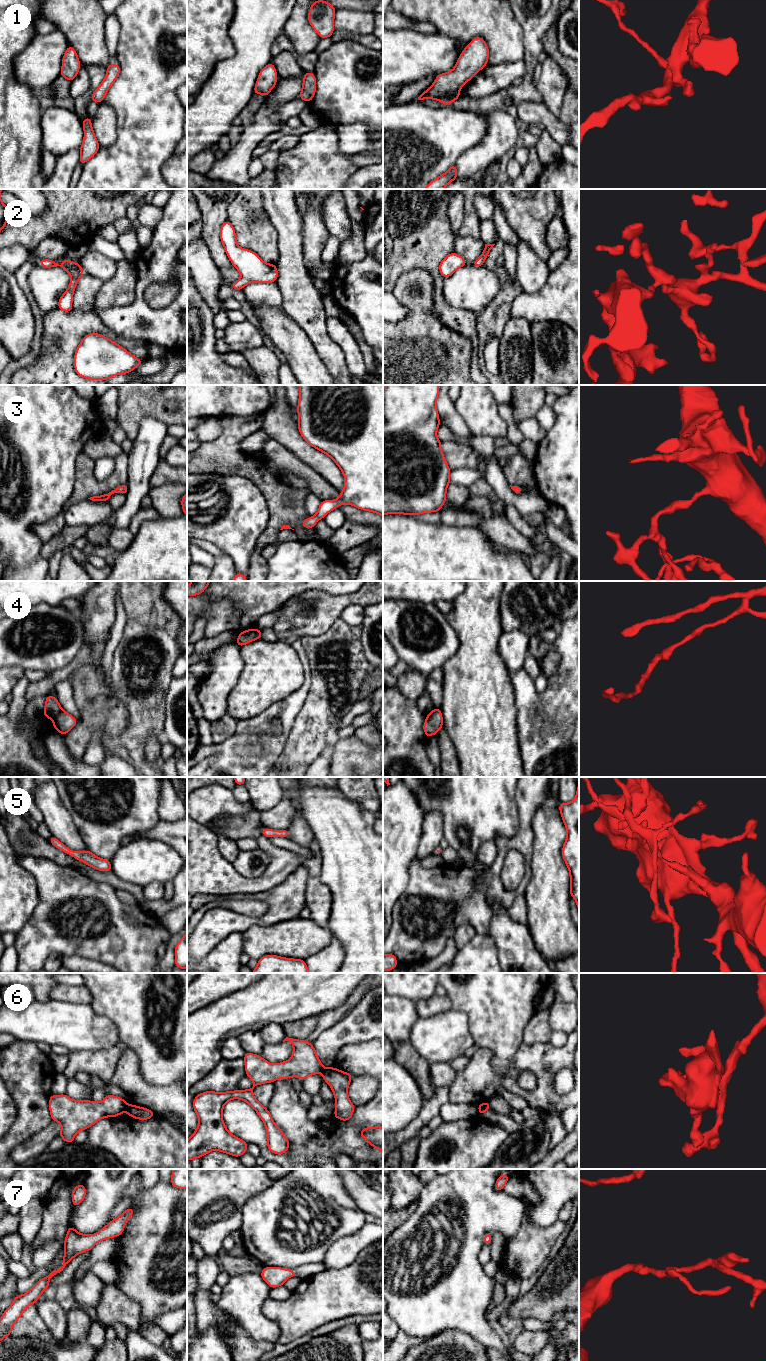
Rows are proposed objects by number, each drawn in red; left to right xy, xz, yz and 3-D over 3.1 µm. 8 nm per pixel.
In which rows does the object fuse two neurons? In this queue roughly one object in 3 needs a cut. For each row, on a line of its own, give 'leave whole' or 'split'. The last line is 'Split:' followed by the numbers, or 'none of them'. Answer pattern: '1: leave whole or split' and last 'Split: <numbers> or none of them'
1: leave whole
2: leave whole
3: leave whole
4: split
5: leave whole
6: split
7: leave whole
Split: 4, 6

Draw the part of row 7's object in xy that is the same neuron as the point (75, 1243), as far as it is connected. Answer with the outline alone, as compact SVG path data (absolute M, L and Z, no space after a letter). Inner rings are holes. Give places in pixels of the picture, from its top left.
M134 1208L126 1209L118 1218L110 1221L94 1235L80 1234L73 1226L69 1226L64 1241L63 1266L52 1270L48 1276L40 1279L27 1293L18 1295L12 1304L5 1310L0 1319L0 1340L11 1334L15 1322L22 1317L23 1311L31 1304L35 1304L41 1294L49 1287L49 1279L63 1271L65 1266L78 1254L90 1251L97 1242L104 1239L120 1236L126 1222L132 1217Z

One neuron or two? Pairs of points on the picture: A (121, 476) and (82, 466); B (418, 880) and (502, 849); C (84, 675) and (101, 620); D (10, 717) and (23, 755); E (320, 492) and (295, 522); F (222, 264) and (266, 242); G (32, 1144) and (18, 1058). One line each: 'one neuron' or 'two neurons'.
A: one neuron
B: one neuron
C: two neurons
D: one neuron
E: two neurons
F: two neurons
G: two neurons

